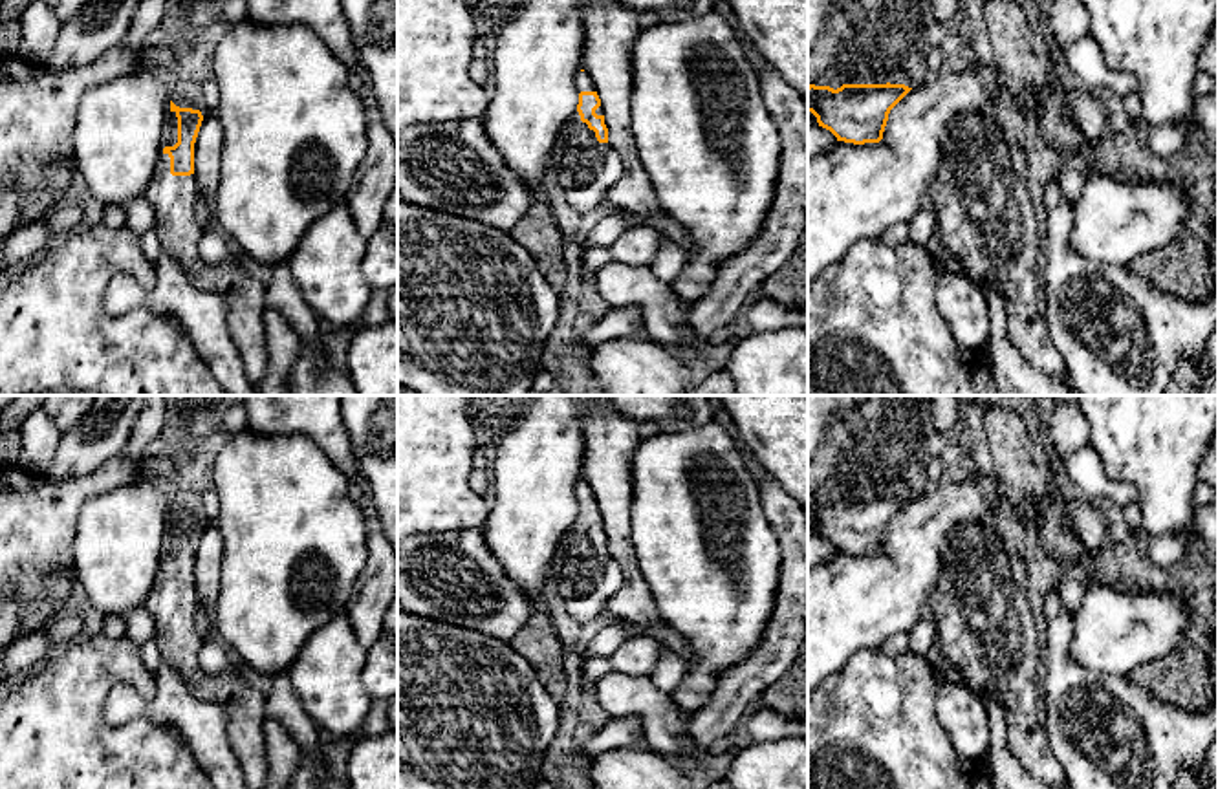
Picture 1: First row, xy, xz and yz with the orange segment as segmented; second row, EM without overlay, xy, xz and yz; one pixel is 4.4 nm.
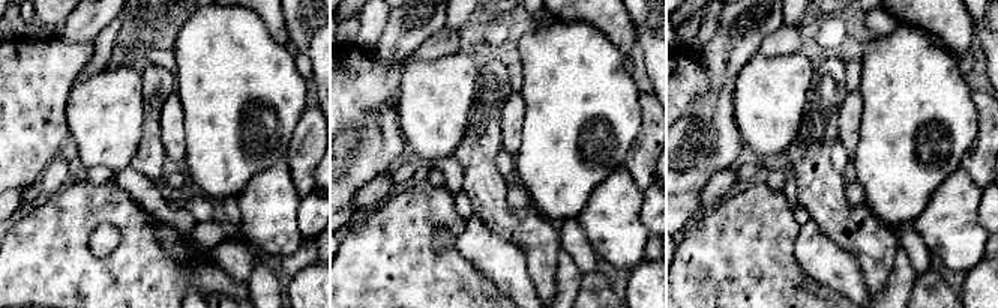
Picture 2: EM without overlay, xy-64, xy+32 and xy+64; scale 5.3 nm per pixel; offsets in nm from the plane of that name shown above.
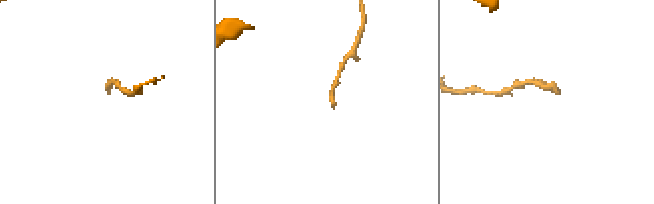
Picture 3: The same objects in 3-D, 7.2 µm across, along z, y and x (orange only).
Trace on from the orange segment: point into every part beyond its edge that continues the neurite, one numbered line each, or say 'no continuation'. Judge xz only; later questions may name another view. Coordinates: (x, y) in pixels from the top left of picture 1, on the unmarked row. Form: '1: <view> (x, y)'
1: xz (576, 570)

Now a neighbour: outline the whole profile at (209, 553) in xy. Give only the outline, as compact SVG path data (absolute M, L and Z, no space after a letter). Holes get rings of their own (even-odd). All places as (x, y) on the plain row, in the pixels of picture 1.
M214 524L203 527L194 553L194 586L198 599L212 613L220 597L223 538Z

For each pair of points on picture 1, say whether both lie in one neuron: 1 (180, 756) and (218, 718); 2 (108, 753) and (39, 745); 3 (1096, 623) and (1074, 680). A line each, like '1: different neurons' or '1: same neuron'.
1: different neurons
2: same neuron
3: different neurons

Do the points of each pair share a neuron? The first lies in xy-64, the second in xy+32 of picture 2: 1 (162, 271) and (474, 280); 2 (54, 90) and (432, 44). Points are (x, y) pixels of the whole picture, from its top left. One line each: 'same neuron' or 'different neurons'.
1: same neuron
2: same neuron

